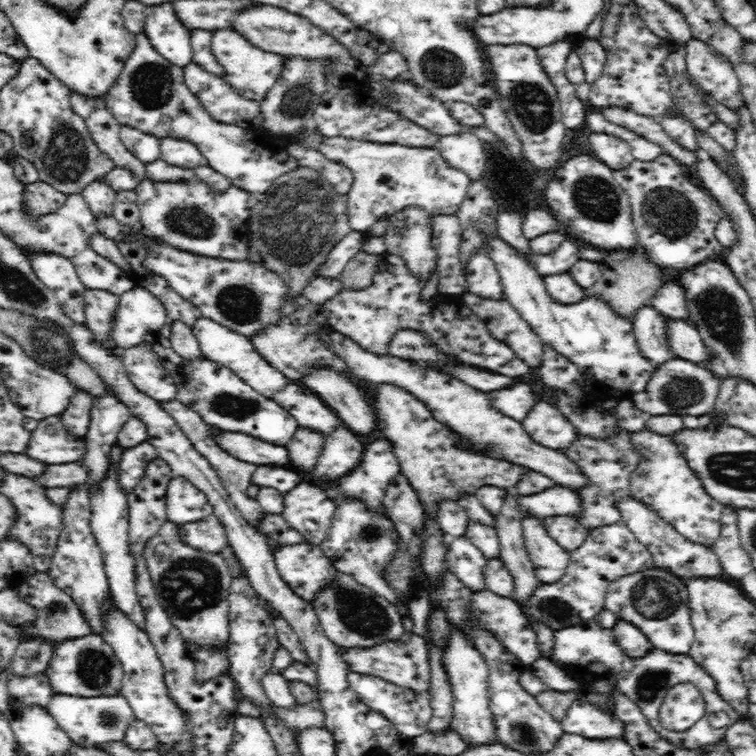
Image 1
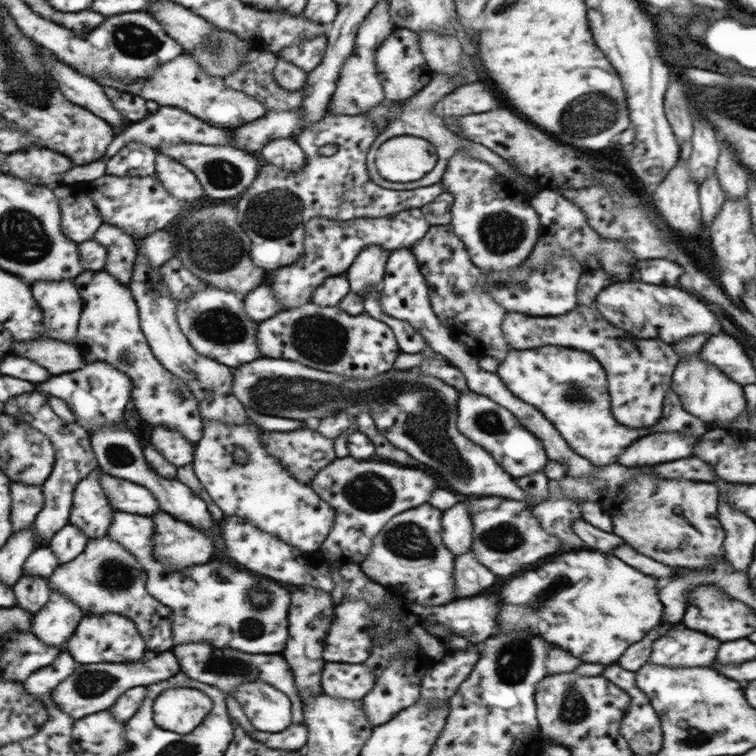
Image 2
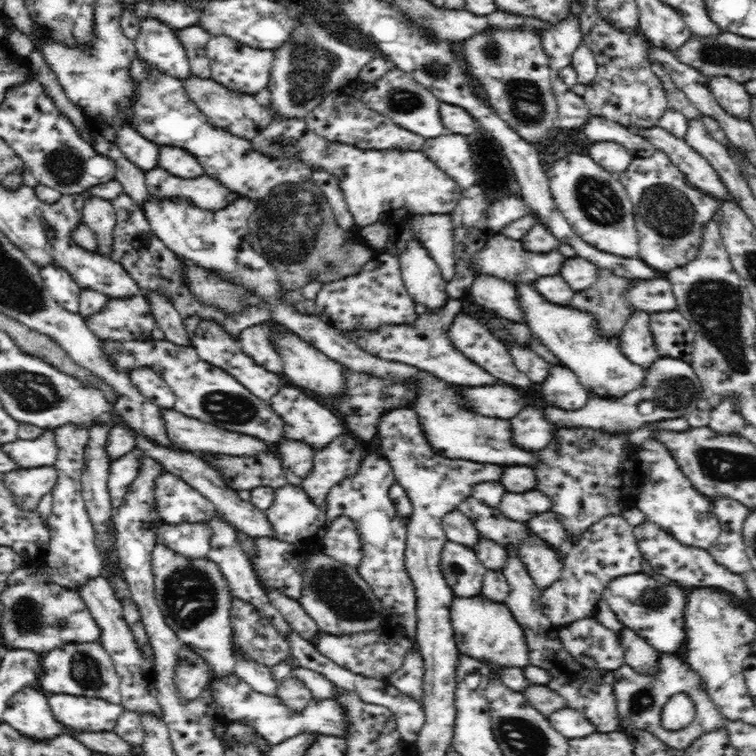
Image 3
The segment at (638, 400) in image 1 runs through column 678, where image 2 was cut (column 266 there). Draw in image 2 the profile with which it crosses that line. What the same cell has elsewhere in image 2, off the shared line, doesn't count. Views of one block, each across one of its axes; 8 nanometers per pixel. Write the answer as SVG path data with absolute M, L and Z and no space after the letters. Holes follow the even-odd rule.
M262 357L234 368L231 391L248 410L255 413L311 424L340 412L367 412L376 422L378 432L386 440L396 448L406 450L418 462L430 466L431 473L440 479L443 487L474 497L502 497L520 501L529 499L527 494L516 486L515 478L508 474L489 452L474 444L457 429L457 400L460 392L435 376L420 374L417 368L406 371L392 368L374 378L364 380L309 368L292 360Z

